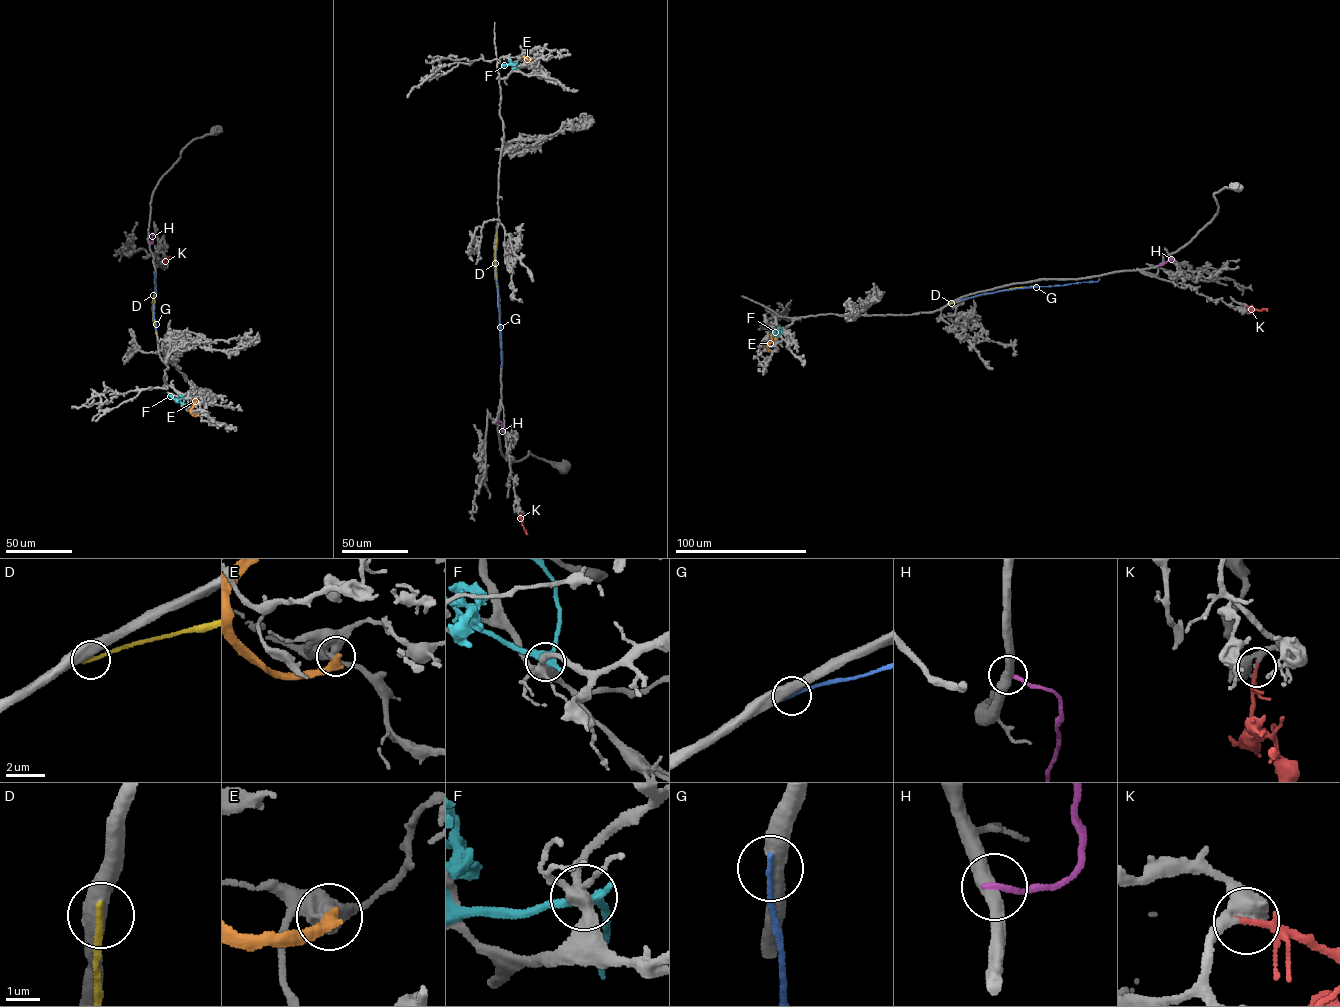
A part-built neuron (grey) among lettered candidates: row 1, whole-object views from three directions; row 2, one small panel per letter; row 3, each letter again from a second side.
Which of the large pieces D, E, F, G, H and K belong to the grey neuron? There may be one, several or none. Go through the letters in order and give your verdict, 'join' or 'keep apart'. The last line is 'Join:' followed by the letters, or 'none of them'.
D: keep apart
E: keep apart
F: keep apart
G: keep apart
H: keep apart
K: join
Join: K

